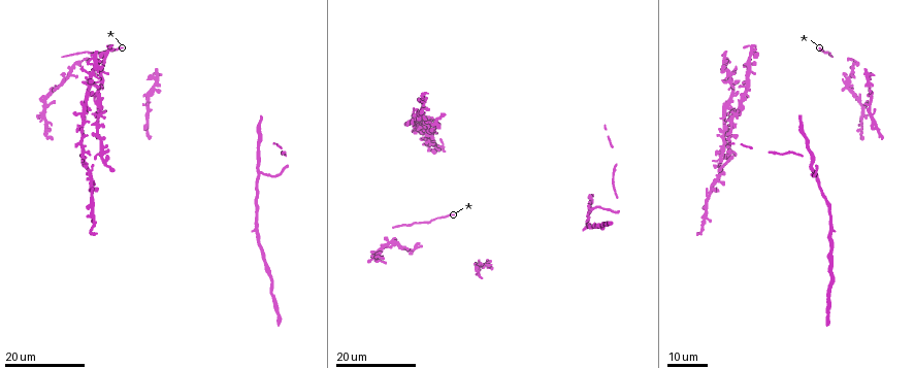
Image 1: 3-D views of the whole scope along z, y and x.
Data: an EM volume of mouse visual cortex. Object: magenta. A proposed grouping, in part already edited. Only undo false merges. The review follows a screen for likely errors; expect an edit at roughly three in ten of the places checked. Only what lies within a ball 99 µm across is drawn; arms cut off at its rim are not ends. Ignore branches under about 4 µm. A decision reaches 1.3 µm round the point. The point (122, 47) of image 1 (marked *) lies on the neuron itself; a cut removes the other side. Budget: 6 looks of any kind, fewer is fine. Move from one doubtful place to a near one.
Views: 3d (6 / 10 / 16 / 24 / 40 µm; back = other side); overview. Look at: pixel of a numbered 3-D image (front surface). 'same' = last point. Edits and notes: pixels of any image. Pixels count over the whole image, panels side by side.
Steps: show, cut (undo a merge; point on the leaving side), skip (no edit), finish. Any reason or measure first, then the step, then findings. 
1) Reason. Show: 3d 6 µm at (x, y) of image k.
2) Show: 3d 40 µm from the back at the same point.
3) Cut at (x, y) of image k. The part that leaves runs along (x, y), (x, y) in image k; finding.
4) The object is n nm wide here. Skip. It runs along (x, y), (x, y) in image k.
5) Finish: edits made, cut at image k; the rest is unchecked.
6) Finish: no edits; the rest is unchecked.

Three-way junction. Show: 3d 24 µm at (155, 89) of image 1.

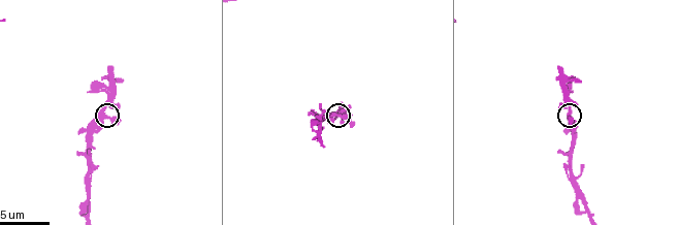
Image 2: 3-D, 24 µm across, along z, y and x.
Show: 3d 10 µm at (102, 115) of image 2.

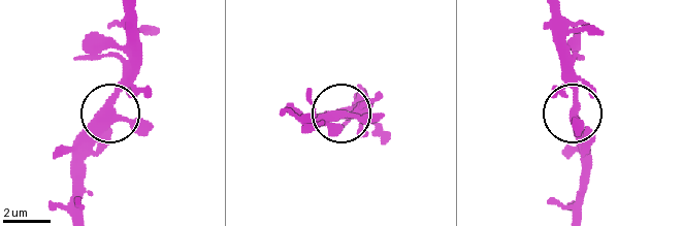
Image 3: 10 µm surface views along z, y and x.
The side arm is 15 µm long; 3 arms meet here. Skip. All the same neuron.

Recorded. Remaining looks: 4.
Three arms meet. Show: 3d 16 µm at (591, 208) of image 1.

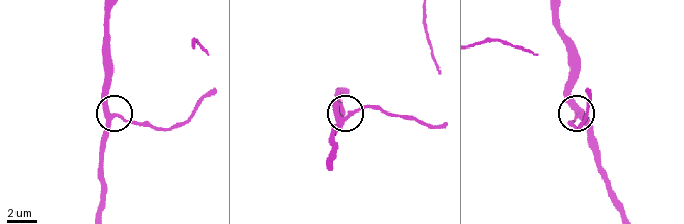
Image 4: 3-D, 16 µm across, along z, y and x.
Zoom in. Show: 3d 10 µm at (582, 117) of image 4.

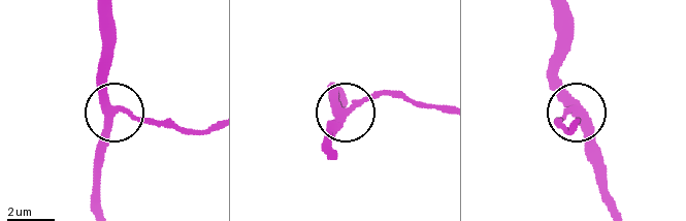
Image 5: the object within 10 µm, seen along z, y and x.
3 arms meet here. Skip. Continuous, no second neuron.

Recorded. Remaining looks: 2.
Three arms meet. Show: 3d 24 µm at (99, 80) of image 1.

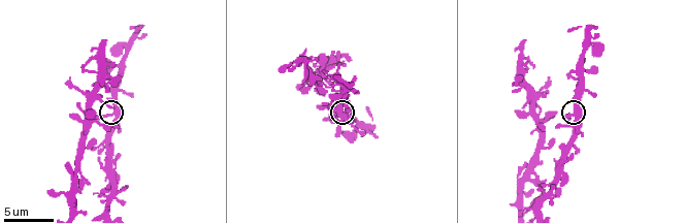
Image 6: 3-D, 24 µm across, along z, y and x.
Show: 3d 6 µm at (574, 114) of image 6.

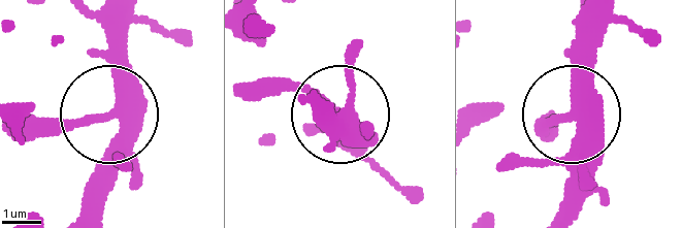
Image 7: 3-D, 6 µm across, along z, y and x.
The side arm is 50 µm long; 3 arms meet here. Skip. One neuron here.

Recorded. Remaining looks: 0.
Finish: no edits; the rest is unchecked.

